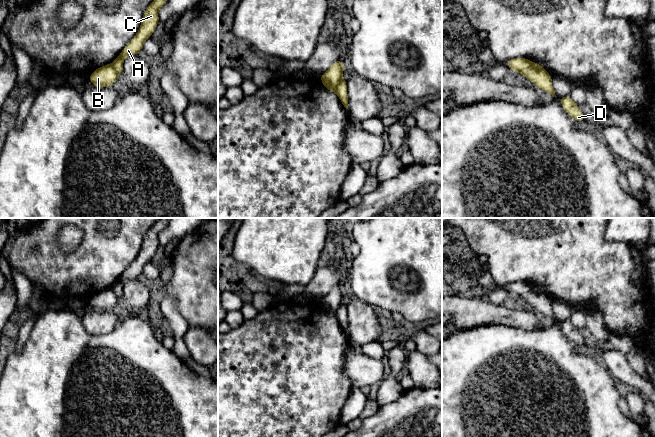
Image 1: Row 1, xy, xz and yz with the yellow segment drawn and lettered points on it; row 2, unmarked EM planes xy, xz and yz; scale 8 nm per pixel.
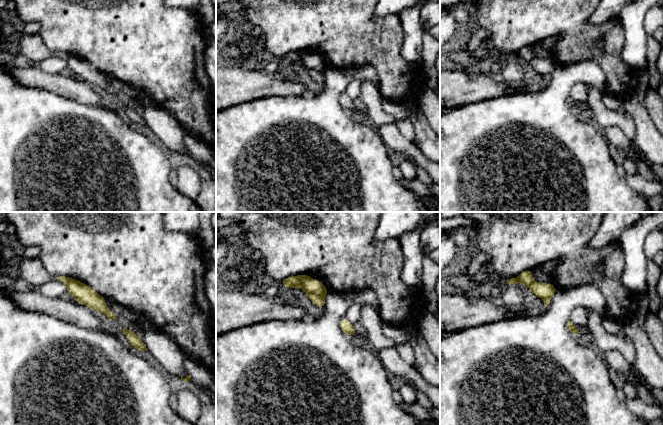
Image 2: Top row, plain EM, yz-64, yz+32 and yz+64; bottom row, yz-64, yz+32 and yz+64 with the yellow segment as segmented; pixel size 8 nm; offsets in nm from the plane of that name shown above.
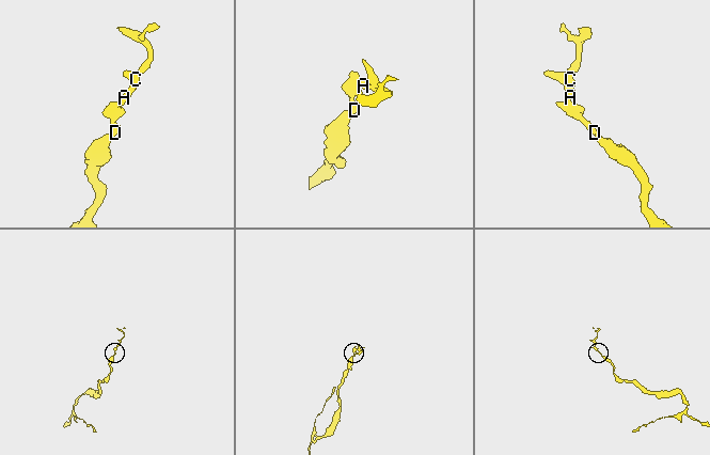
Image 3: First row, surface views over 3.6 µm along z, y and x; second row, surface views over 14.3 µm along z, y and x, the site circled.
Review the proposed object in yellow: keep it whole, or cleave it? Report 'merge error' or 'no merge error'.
merge error

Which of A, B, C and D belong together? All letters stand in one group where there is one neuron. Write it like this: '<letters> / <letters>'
A C / B D

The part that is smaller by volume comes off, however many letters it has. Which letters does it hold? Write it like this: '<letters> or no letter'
A, C

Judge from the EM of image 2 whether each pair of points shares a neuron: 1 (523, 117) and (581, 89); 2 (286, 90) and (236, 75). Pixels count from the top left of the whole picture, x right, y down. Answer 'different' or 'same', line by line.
1: different
2: same

